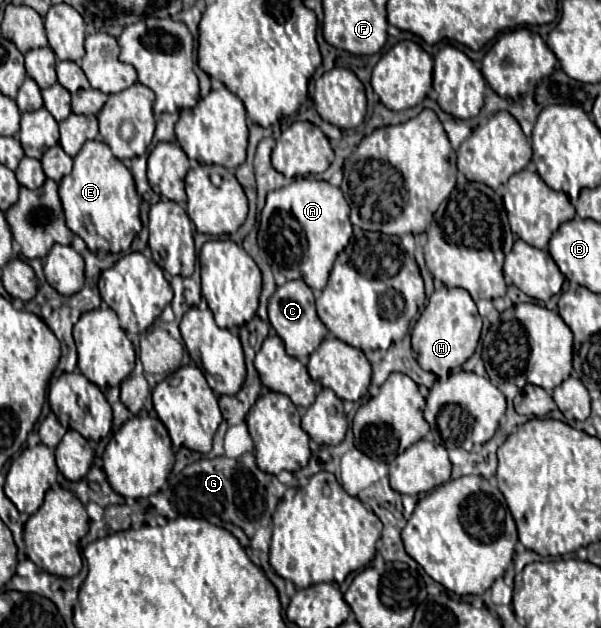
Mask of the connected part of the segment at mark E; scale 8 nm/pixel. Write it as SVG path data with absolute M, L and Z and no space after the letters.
M86 140L74 156L74 168L60 182L60 198L66 212L68 228L78 234L86 246L96 252L126 252L134 236L143 228L140 198L136 194L132 172L100 140Z

